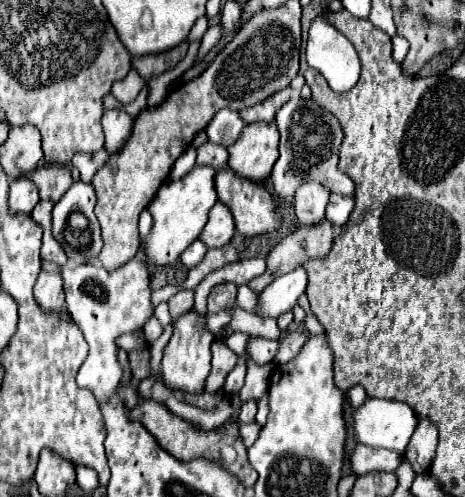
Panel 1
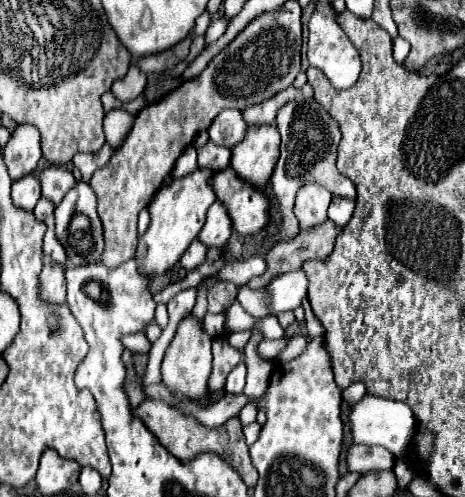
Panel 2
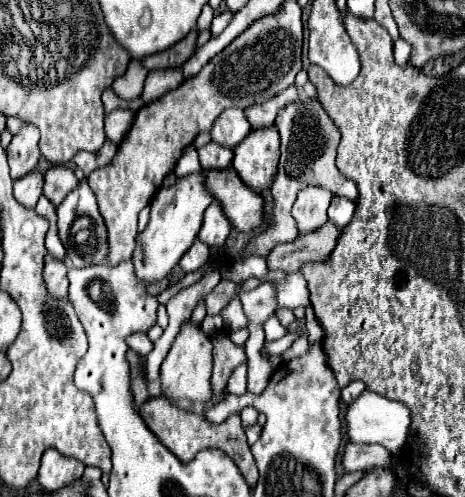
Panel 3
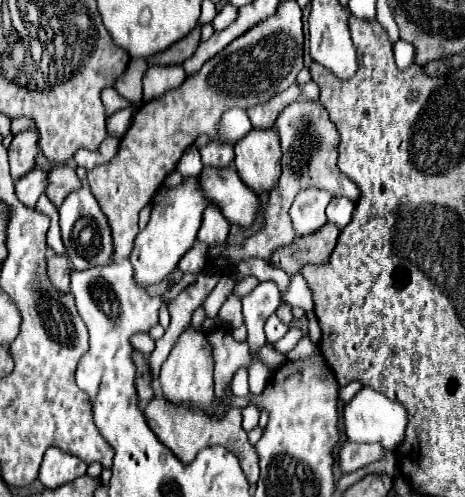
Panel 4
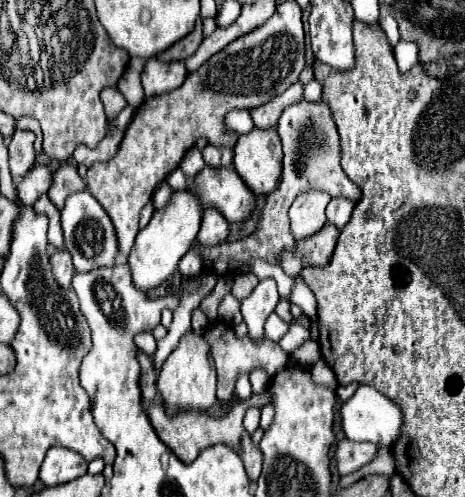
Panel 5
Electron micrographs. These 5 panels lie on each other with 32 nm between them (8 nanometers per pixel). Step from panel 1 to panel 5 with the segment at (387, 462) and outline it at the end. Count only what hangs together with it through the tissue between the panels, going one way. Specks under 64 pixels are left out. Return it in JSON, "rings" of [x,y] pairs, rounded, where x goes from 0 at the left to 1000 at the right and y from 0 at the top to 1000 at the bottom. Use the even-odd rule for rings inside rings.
{"rings":[[[740,881],[723,905],[723,938],[727,938],[731,958],[766,950],[783,934],[800,930],[813,913],[813,901],[817,897],[800,893],[800,889],[757,889],[757,885]]]}

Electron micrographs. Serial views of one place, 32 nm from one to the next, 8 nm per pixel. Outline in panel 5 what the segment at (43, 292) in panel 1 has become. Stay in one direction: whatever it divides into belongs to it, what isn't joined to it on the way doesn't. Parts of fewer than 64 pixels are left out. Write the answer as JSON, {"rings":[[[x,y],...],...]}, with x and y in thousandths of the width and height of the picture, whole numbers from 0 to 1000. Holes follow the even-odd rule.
{"rings":[[[129,503],[116,515],[108,515],[108,531],[112,531],[112,551],[116,551],[116,567],[129,579],[151,579],[151,563],[155,563],[155,519],[146,515],[146,503]]]}

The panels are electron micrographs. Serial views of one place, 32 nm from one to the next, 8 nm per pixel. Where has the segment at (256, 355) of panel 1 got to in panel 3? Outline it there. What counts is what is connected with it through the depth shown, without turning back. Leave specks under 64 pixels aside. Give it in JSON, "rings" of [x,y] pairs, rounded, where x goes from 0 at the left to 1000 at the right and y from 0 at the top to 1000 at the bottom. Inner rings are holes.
{"rings":[[[619,668],[619,672],[615,672],[611,680],[602,680],[602,684],[568,688],[563,704],[568,704],[576,716],[602,716],[615,700],[624,700],[624,692],[628,692],[637,680],[641,680],[641,672],[637,672],[637,668]]]}

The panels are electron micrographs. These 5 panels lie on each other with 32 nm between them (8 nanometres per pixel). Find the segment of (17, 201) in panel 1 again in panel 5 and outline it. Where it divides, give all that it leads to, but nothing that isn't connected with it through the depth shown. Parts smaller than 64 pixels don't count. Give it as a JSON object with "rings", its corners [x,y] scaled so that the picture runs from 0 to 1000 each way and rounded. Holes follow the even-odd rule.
{"rings":[[[77,330],[34,374],[39,386],[39,402],[52,414],[73,414],[73,406],[103,386],[112,370],[112,338],[108,334],[86,334]]]}

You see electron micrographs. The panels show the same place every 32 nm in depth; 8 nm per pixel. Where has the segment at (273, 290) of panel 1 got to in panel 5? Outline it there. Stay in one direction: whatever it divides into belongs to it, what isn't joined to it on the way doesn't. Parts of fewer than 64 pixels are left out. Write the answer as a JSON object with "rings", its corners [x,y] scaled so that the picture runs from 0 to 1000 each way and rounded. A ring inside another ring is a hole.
{"rings":[[[645,555],[632,559],[632,575],[619,596],[619,608],[645,616],[662,640],[680,640],[680,604],[671,596],[671,584],[658,575],[658,567]]]}

